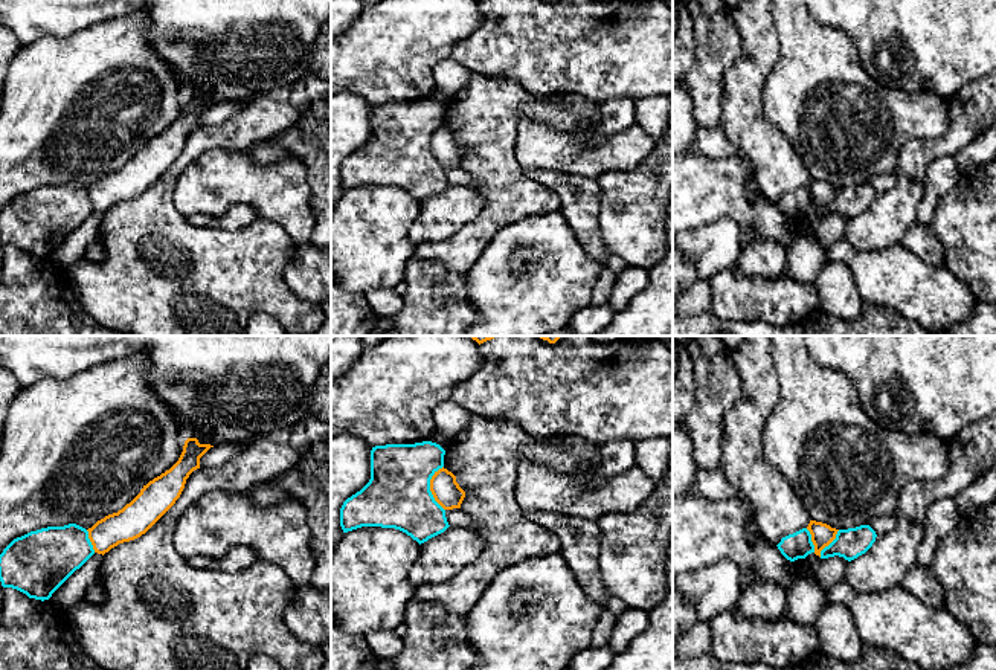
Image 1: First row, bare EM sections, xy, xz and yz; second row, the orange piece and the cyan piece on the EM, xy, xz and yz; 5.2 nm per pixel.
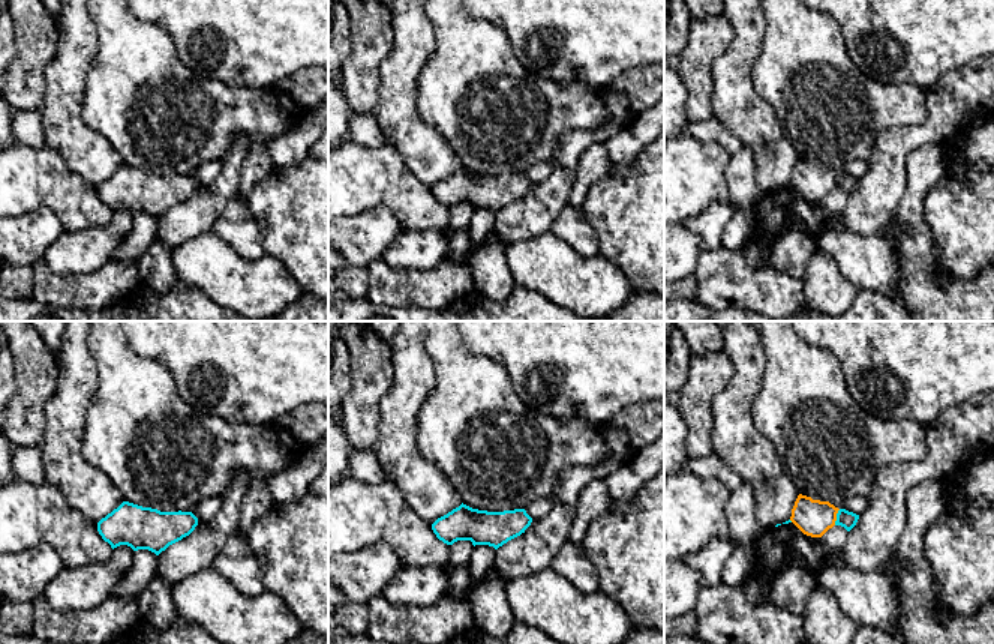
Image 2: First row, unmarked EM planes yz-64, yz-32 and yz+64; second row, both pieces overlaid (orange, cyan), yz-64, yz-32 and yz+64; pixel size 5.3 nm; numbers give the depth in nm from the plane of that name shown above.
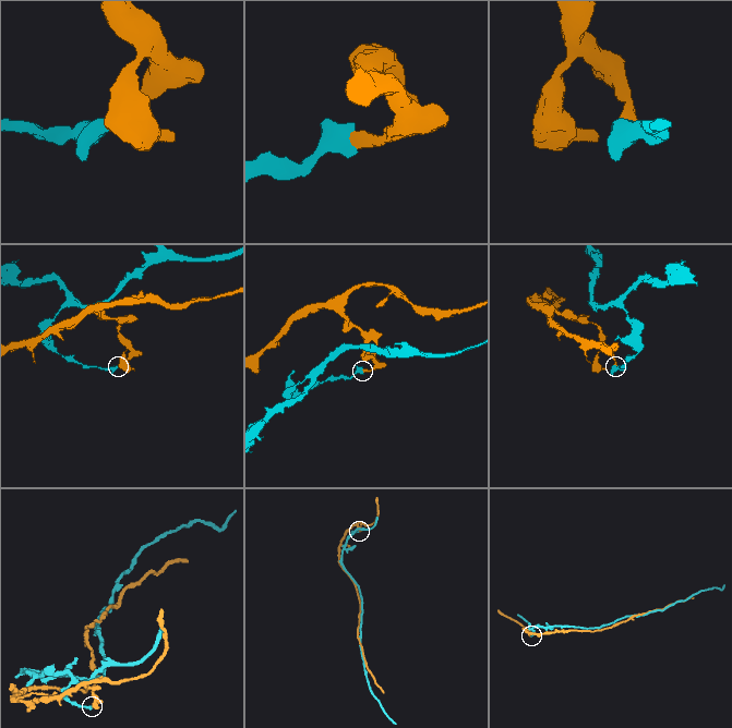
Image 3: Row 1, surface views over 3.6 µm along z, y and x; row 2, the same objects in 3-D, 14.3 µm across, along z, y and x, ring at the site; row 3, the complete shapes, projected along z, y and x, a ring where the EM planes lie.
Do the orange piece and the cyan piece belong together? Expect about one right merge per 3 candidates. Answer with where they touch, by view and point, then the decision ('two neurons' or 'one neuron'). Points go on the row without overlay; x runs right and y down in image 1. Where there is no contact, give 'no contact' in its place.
xz (430, 147) | two neurons

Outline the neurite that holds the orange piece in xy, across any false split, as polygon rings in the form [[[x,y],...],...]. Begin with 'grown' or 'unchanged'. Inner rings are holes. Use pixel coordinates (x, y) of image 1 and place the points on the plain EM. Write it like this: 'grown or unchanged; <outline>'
unchanged; [[[188,96],[178,119],[149,139],[140,151],[117,171],[108,172],[88,186],[95,211],[105,212],[119,201],[145,192],[180,156],[189,133],[200,127],[200,116],[214,104]]]

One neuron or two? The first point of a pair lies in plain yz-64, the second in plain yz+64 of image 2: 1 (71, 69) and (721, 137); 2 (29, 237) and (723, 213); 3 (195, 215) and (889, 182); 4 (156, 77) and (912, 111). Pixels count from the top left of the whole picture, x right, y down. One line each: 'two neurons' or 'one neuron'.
1: two neurons
2: one neuron
3: one neuron
4: one neuron

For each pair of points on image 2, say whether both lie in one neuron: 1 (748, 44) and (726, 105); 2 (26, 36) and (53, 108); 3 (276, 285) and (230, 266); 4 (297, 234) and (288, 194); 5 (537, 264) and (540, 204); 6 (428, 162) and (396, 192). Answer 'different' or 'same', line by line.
1: same
2: different
3: same
4: same
5: different
6: different

